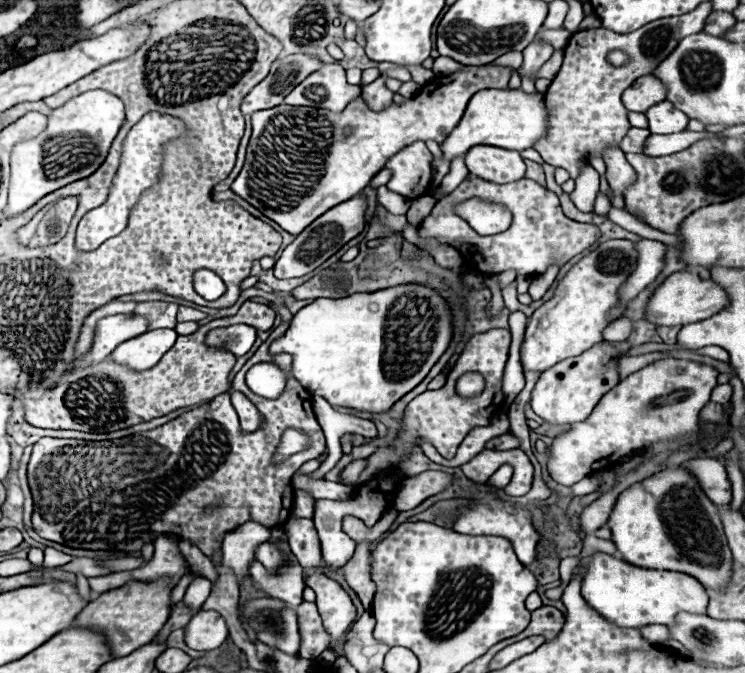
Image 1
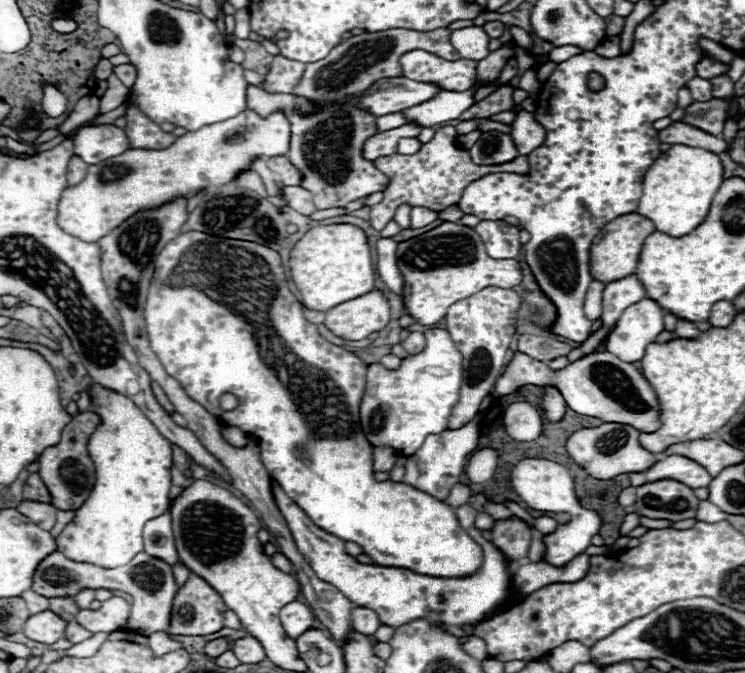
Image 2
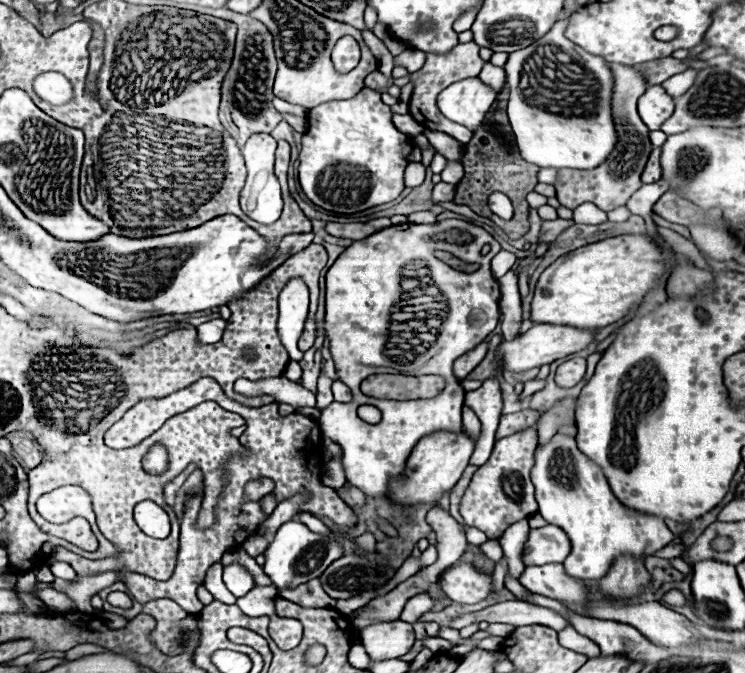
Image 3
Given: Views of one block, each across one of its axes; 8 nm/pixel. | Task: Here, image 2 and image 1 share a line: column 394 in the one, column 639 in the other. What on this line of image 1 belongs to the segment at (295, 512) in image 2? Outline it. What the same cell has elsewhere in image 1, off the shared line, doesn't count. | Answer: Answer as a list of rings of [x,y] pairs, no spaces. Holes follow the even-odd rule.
[[[596,552],[588,558],[582,596],[596,612],[622,628],[642,628],[648,624],[670,626],[680,612],[706,614],[708,608],[706,588],[696,578],[682,572],[636,568],[604,552]]]

